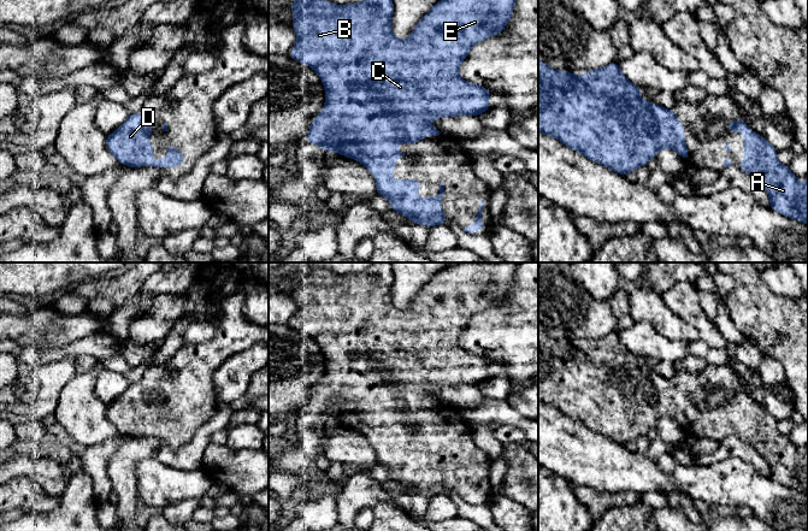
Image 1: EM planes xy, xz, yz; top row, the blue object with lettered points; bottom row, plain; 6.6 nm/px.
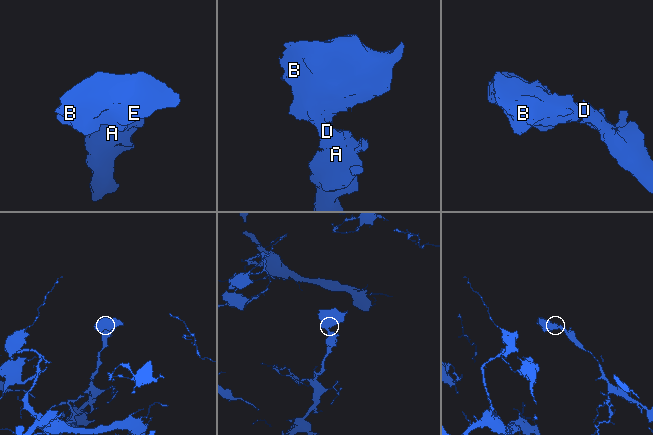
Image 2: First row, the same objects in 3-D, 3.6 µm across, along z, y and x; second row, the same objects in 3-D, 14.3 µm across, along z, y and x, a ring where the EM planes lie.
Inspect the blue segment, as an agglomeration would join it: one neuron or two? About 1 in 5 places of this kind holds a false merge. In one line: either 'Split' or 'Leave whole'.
Leave whole

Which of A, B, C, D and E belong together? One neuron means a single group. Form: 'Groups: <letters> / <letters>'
Groups: A B C D E

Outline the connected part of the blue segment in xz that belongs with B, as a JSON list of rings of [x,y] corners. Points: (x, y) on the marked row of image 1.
[[[293,0],[289,10],[295,18],[291,23],[297,41],[288,57],[312,67],[320,77],[325,88],[325,105],[323,111],[313,118],[311,128],[305,137],[305,141],[320,146],[324,152],[337,152],[343,157],[356,159],[360,164],[366,166],[371,175],[376,178],[377,194],[385,196],[391,206],[391,211],[401,213],[412,220],[412,224],[436,226],[447,223],[447,218],[441,210],[444,185],[441,182],[440,196],[430,195],[427,199],[417,199],[415,195],[420,188],[421,179],[391,179],[388,175],[395,172],[396,160],[405,158],[405,154],[394,148],[399,143],[415,143],[421,141],[424,136],[438,136],[441,132],[432,128],[429,122],[432,119],[444,117],[456,117],[462,114],[479,116],[480,113],[491,108],[488,104],[493,93],[482,85],[476,85],[466,82],[459,76],[459,66],[467,57],[470,49],[476,43],[486,40],[490,36],[499,35],[512,18],[513,8],[517,0],[441,0],[432,6],[432,8],[419,20],[413,33],[407,40],[399,40],[393,34],[391,17],[394,13],[393,0],[365,0],[358,4],[335,5],[328,0]]]

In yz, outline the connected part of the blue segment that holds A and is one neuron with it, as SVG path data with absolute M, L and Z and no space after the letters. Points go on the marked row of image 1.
M743 118L727 124L726 131L744 135L744 161L737 166L765 188L771 202L769 208L808 224L808 178L801 184L789 166L778 161L775 148L754 132Z

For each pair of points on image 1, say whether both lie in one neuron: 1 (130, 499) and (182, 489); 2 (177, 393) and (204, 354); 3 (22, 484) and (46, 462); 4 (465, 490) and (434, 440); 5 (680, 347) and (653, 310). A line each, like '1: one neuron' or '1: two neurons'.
1: two neurons
2: one neuron
3: two neurons
4: one neuron
5: two neurons

